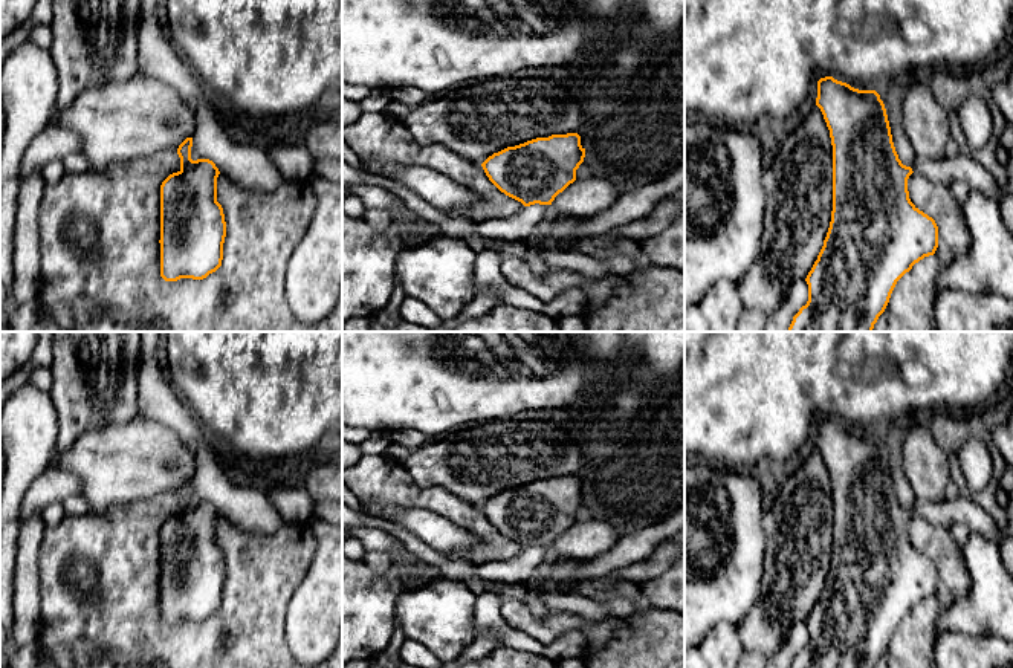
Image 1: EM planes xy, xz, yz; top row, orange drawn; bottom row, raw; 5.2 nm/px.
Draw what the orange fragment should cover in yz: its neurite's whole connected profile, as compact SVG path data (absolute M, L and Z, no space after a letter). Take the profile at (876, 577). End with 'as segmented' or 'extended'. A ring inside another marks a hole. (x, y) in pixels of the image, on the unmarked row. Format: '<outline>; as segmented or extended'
M833 419L817 423L816 448L820 451L830 472L833 488L833 553L824 589L808 614L808 644L793 659L790 668L874 668L885 654L897 624L924 599L938 590L938 569L932 559L920 553L909 541L908 521L920 515L932 524L950 527L961 521L989 541L1001 544L1008 533L976 503L960 497L955 501L917 501L906 509L895 494L886 451L875 433L859 433Z; extended

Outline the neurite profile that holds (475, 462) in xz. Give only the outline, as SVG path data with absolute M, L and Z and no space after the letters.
M510 419L457 428L413 449L403 466L416 485L445 488L481 507L507 489L581 475L590 462L559 423Z

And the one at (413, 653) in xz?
M405 639L400 648L400 662L417 668L442 668L442 662L420 642Z

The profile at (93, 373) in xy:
M53 332L52 404L58 416L53 457L78 436L139 416L141 332Z

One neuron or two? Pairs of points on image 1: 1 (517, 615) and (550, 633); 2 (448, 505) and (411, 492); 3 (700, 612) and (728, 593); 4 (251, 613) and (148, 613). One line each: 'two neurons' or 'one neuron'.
1: one neuron
2: one neuron
3: one neuron
4: one neuron

